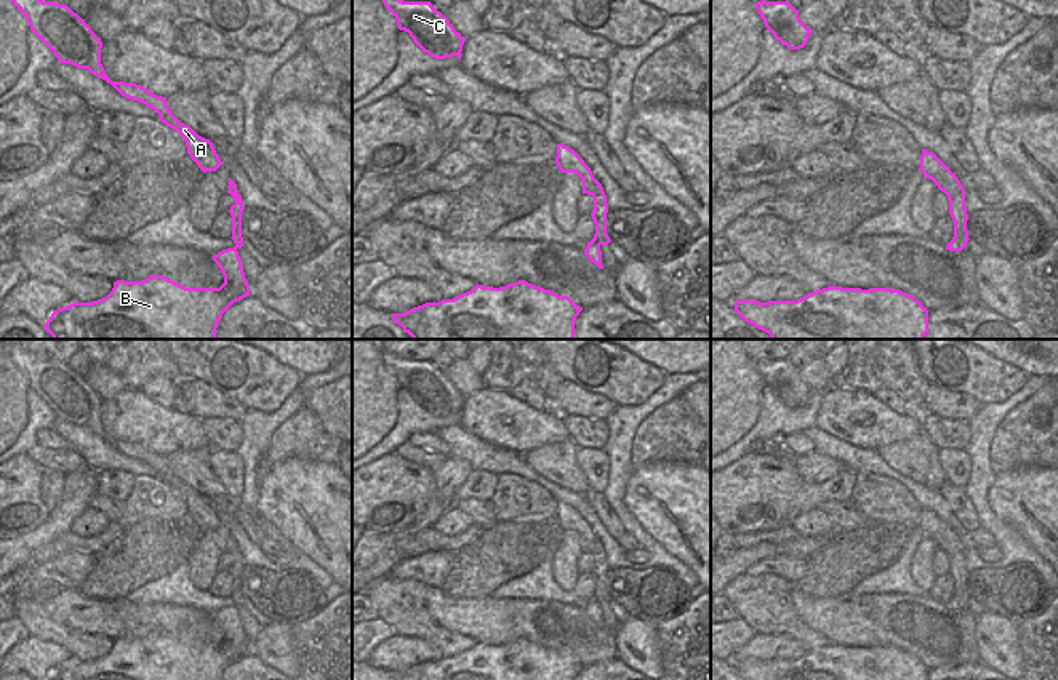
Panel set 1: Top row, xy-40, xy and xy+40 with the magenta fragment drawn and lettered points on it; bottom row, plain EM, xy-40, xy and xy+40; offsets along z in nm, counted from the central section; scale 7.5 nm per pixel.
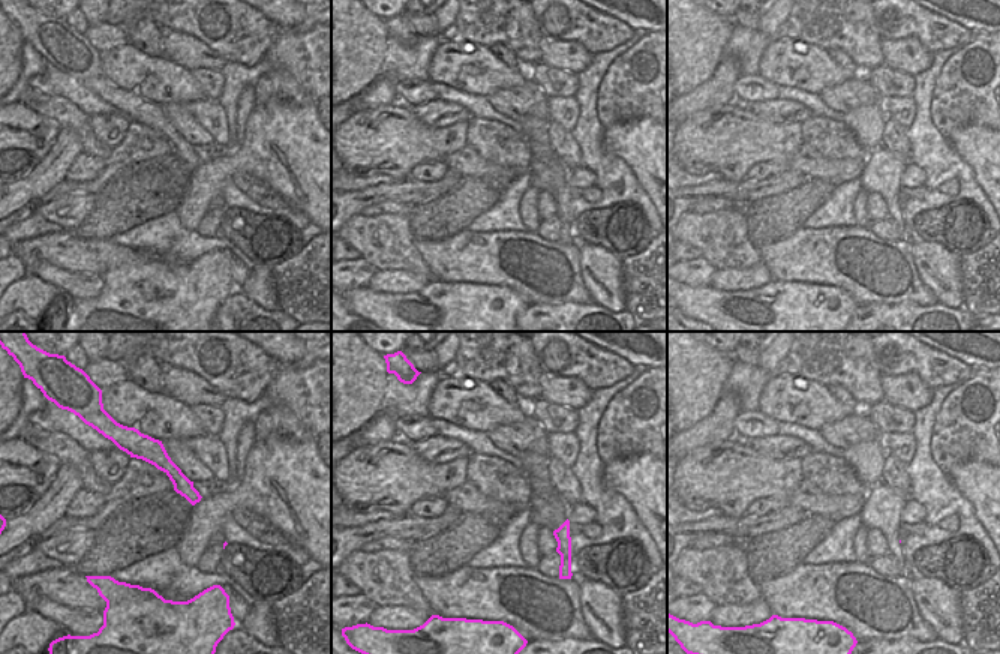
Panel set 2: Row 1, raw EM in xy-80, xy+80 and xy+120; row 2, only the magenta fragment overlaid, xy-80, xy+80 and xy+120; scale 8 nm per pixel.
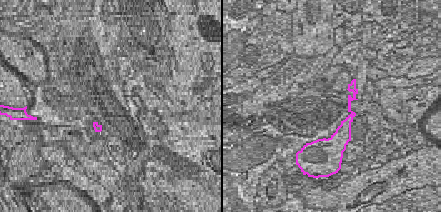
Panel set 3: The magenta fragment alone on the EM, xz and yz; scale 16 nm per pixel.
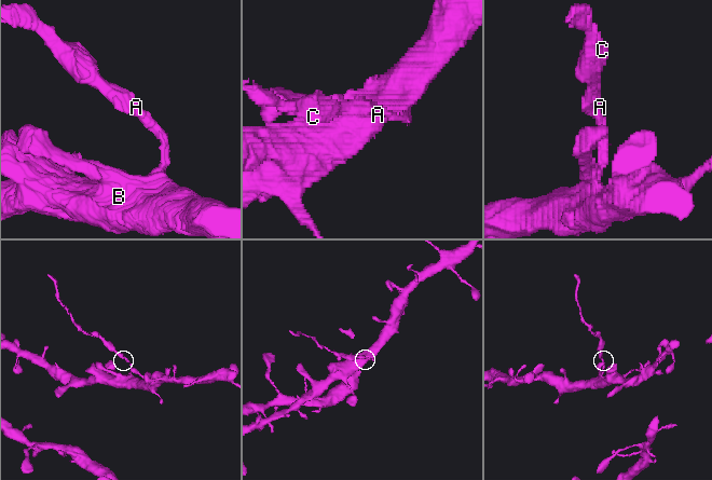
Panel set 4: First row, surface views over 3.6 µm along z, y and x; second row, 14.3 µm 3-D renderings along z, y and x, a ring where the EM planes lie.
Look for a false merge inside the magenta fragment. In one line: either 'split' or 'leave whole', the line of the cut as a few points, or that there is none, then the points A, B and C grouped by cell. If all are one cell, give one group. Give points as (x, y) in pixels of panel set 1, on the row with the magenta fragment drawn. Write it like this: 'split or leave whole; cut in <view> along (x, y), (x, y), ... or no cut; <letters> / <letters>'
split; cut in xy along (594, 237), (599, 247); A C / B

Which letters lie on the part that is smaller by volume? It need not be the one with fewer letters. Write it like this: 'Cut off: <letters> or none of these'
Cut off: A, C

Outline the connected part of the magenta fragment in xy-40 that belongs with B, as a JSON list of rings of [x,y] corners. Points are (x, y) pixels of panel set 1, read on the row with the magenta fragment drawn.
[[[235,246],[219,251],[213,261],[224,275],[219,288],[186,288],[163,275],[141,282],[117,280],[102,299],[54,310],[43,328],[53,339],[216,339],[222,314],[250,296],[250,285]]]

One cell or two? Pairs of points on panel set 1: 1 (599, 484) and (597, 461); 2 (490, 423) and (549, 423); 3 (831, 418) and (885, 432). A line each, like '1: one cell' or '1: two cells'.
1: one cell
2: one cell
3: one cell

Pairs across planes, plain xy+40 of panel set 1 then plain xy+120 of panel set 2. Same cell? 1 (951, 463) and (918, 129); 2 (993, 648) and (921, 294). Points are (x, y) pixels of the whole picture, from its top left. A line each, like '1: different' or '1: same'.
1: different
2: different

